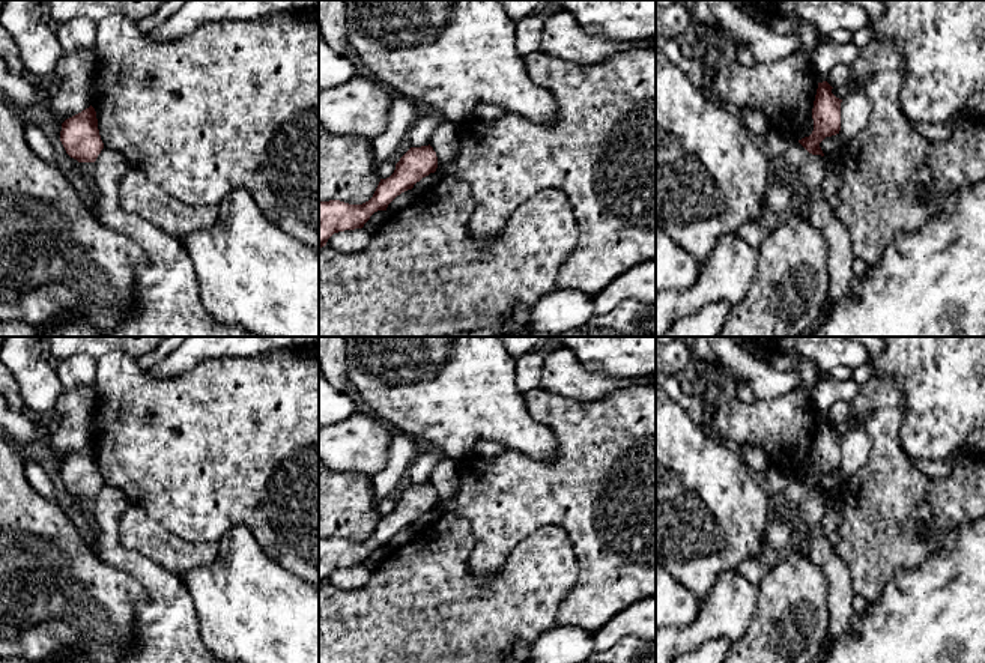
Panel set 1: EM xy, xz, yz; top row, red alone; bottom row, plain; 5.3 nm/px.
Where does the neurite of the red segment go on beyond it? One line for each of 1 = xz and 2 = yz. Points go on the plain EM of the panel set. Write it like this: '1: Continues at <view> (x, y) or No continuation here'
1: No continuation here
2: No continuation here

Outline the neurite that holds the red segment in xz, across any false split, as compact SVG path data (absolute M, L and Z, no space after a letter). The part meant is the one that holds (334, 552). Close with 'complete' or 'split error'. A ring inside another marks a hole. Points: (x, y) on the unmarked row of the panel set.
M411 484L396 501L394 510L380 516L373 534L362 541L349 541L340 537L319 538L319 586L338 568L362 565L377 547L402 529L412 526L423 514L435 510L438 493L433 484Z | complete

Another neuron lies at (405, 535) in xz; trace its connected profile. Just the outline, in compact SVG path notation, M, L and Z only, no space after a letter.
M408 526L405 529L402 529L400 532L397 532L386 544L388 550L394 550L406 543L409 543L411 540L423 535L423 534L429 534L432 531L432 528L426 528L426 529L415 529L414 526Z

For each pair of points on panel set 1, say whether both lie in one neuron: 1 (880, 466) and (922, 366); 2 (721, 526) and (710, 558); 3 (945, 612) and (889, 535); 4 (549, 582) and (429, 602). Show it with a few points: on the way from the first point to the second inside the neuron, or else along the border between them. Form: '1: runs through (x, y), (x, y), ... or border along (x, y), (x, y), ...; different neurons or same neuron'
1: border along (884, 376), (901, 393), (904, 408), (901, 441); different neurons
2: runs through (713, 534), (710, 537), (710, 550); same neuron
3: border along (942, 546), (921, 564), (901, 569), (884, 588); different neurons
4: runs through (519, 600), (459, 602); same neuron

